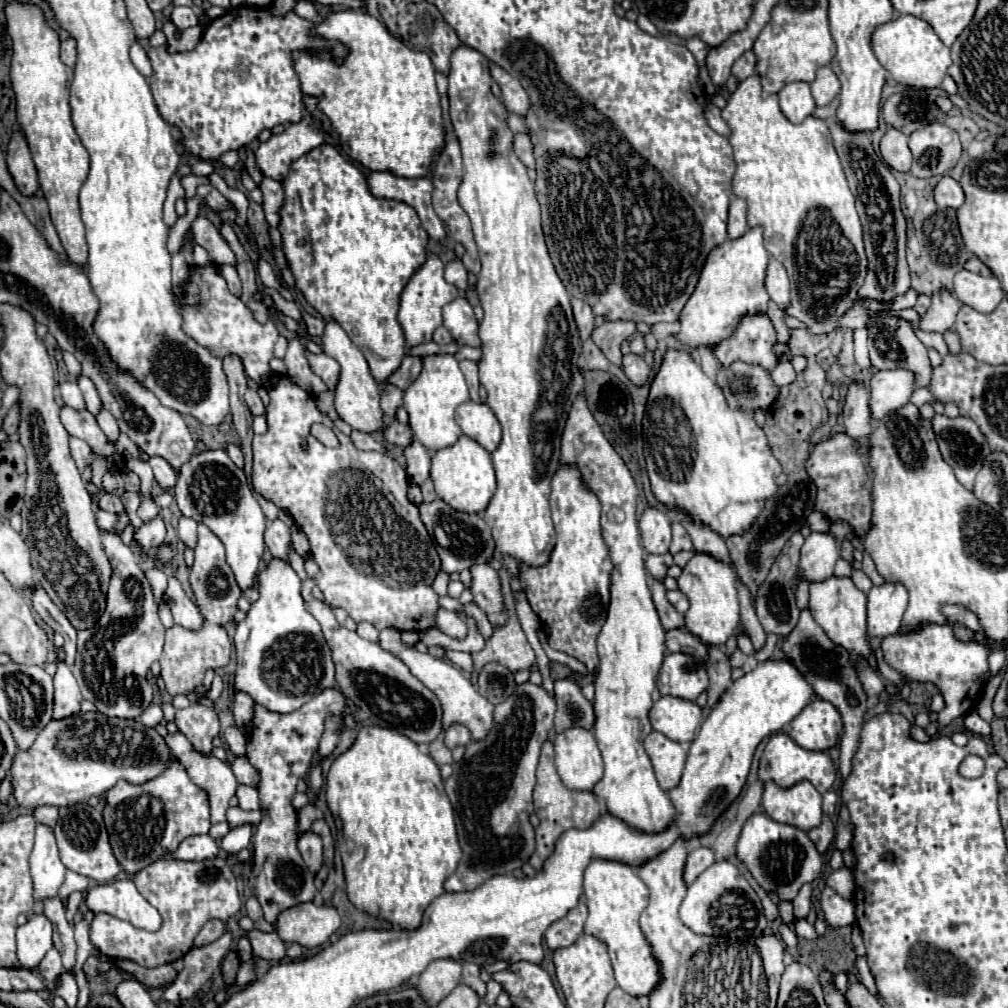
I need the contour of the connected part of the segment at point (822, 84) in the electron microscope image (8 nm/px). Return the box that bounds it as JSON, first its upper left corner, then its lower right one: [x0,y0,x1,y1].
[811,65,841,107]

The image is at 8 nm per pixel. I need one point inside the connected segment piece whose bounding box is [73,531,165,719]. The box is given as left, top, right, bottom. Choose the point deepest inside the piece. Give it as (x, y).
(112, 663)

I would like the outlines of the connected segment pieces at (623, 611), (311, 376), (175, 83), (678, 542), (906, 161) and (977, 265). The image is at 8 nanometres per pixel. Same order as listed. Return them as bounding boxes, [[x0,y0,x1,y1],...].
[[561,395,675,833],[283,337,327,395],[147,7,347,161],[671,521,693,553],[881,127,911,171],[965,257,993,277]]

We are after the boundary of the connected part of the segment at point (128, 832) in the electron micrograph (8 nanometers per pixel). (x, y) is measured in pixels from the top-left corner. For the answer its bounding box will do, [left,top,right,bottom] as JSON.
[103,761,211,875]

